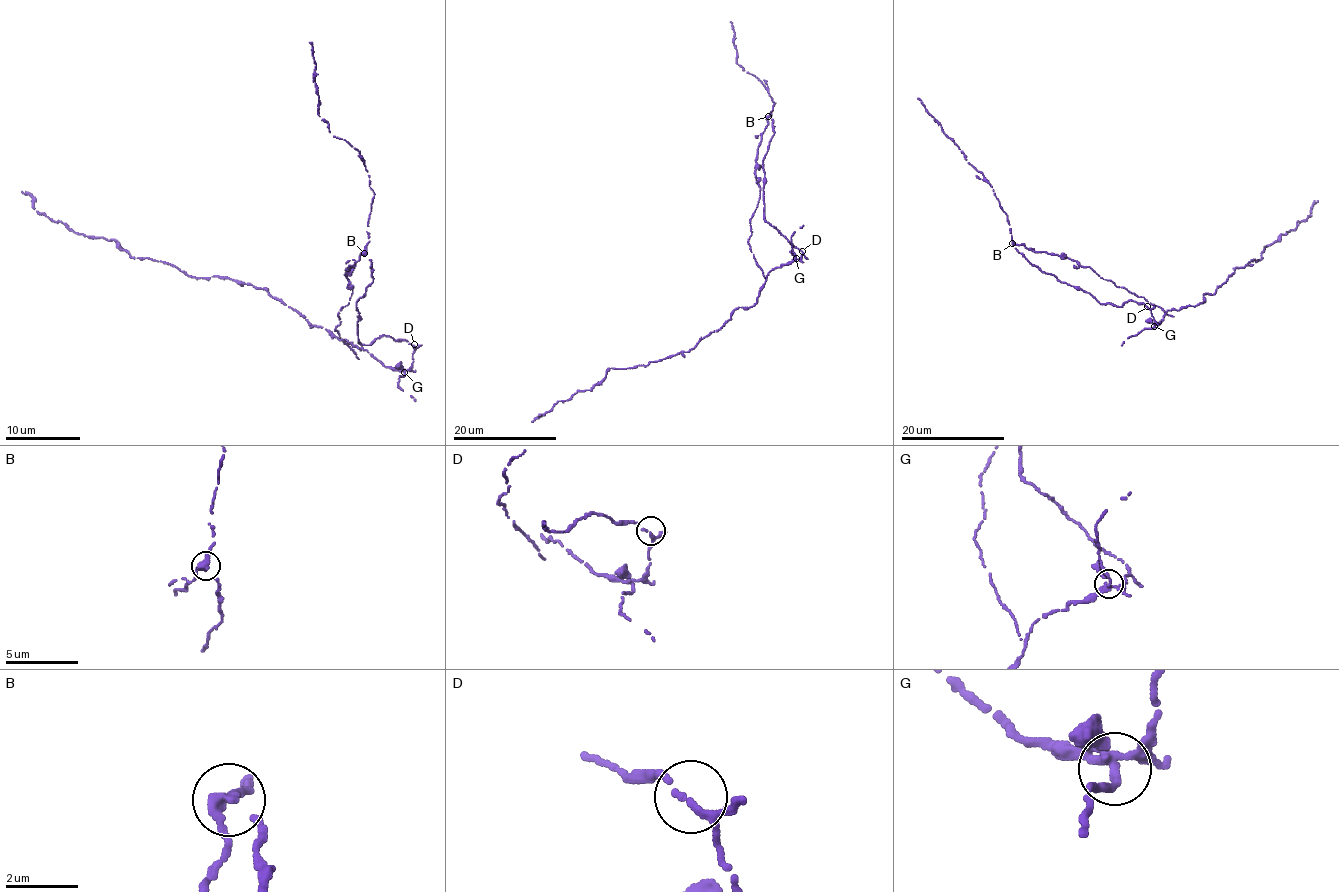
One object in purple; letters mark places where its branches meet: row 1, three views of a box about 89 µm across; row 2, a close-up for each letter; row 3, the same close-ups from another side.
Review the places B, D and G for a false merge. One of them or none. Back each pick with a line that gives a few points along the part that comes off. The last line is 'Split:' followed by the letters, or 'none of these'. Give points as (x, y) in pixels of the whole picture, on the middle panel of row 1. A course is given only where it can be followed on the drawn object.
B: foreign part runs (768, 117), (755, 170), (761, 189), (748, 241), (764, 277)
Split: B

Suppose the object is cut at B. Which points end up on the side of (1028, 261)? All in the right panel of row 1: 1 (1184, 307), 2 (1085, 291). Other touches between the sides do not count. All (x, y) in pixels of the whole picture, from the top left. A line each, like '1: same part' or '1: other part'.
1: same part
2: same part

